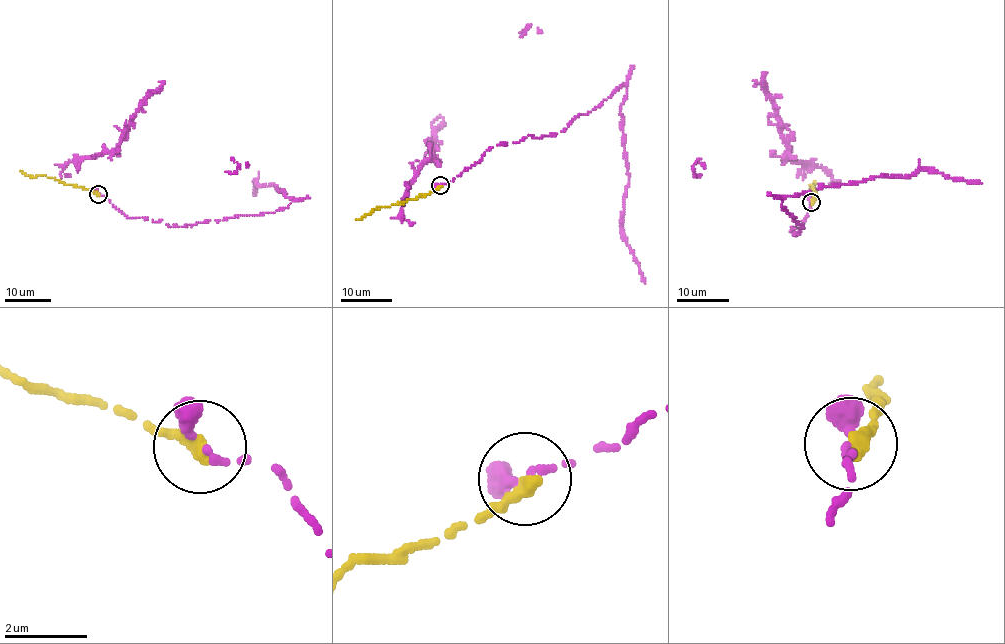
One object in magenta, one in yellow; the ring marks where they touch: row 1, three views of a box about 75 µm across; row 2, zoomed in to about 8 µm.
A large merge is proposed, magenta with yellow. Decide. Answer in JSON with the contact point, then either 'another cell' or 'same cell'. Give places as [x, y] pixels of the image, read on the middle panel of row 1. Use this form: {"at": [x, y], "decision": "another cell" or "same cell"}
{"at": [440, 185], "decision": "same cell"}

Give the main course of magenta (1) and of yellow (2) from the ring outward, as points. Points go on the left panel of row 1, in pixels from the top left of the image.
1: (97, 193), (125, 216), (169, 226), (274, 212), (295, 198), (277, 187), (256, 186), (256, 180), (254, 195)
2: (97, 194), (52, 177), (31, 177), (20, 170)

